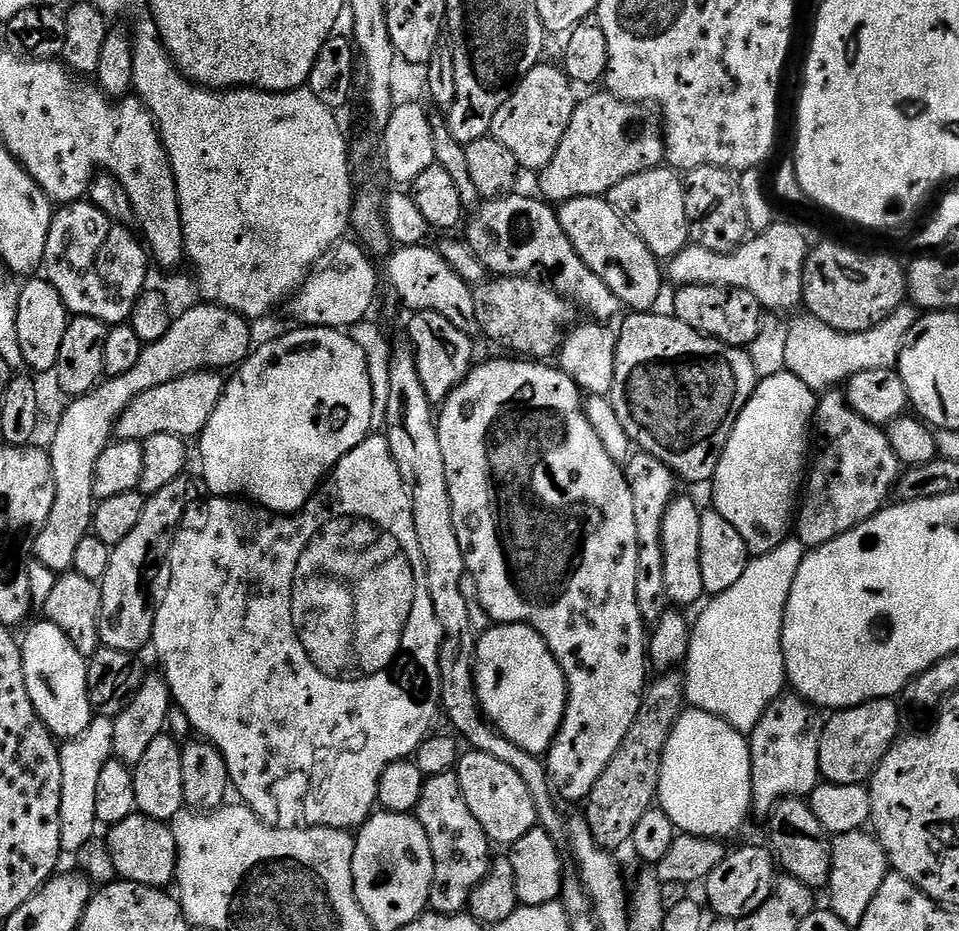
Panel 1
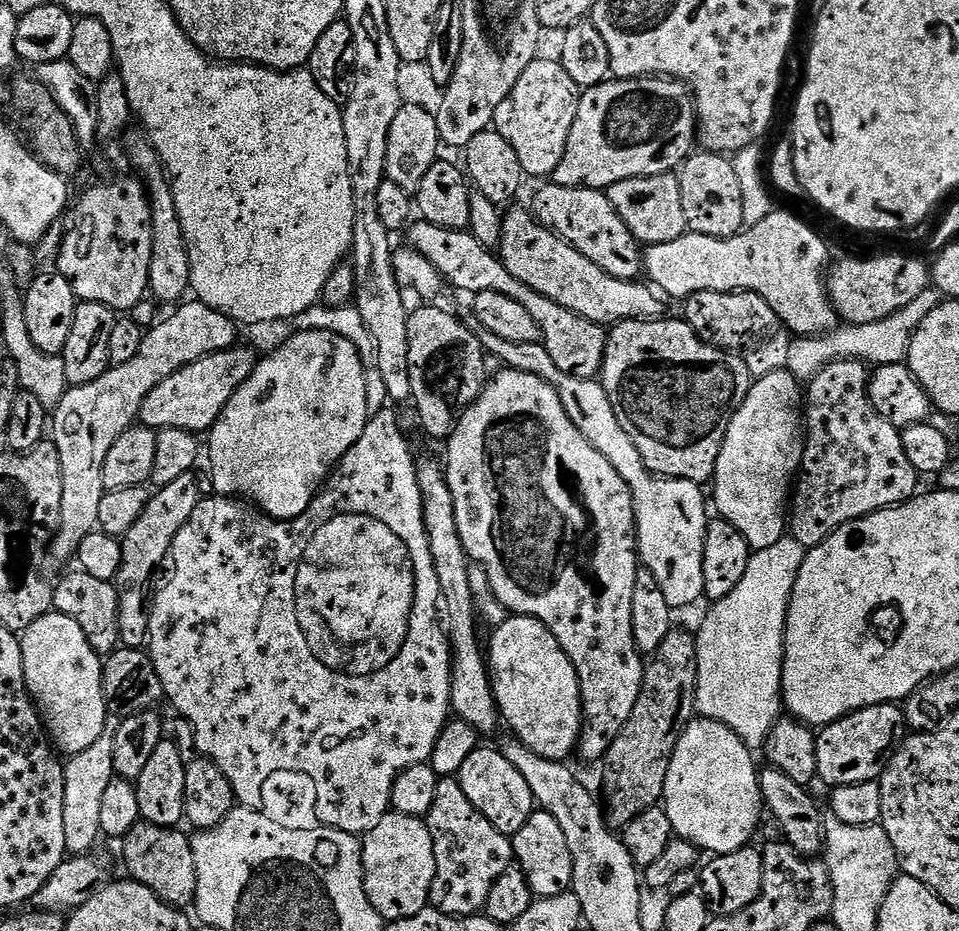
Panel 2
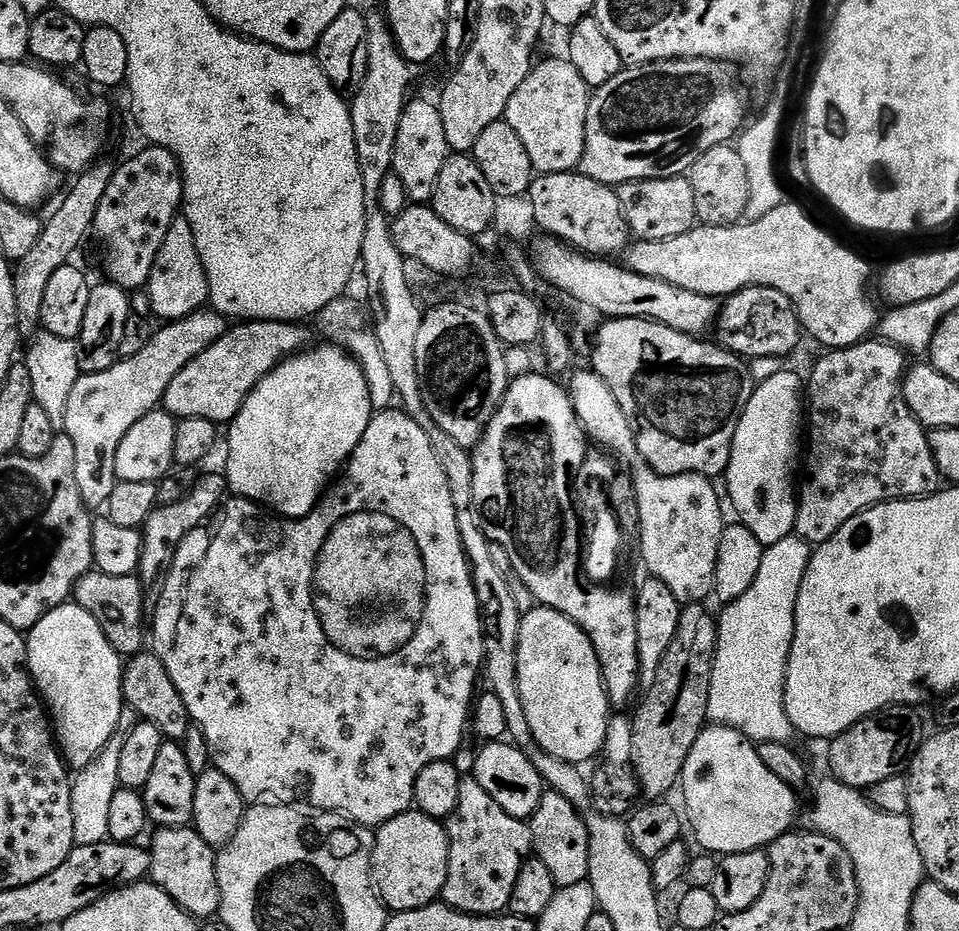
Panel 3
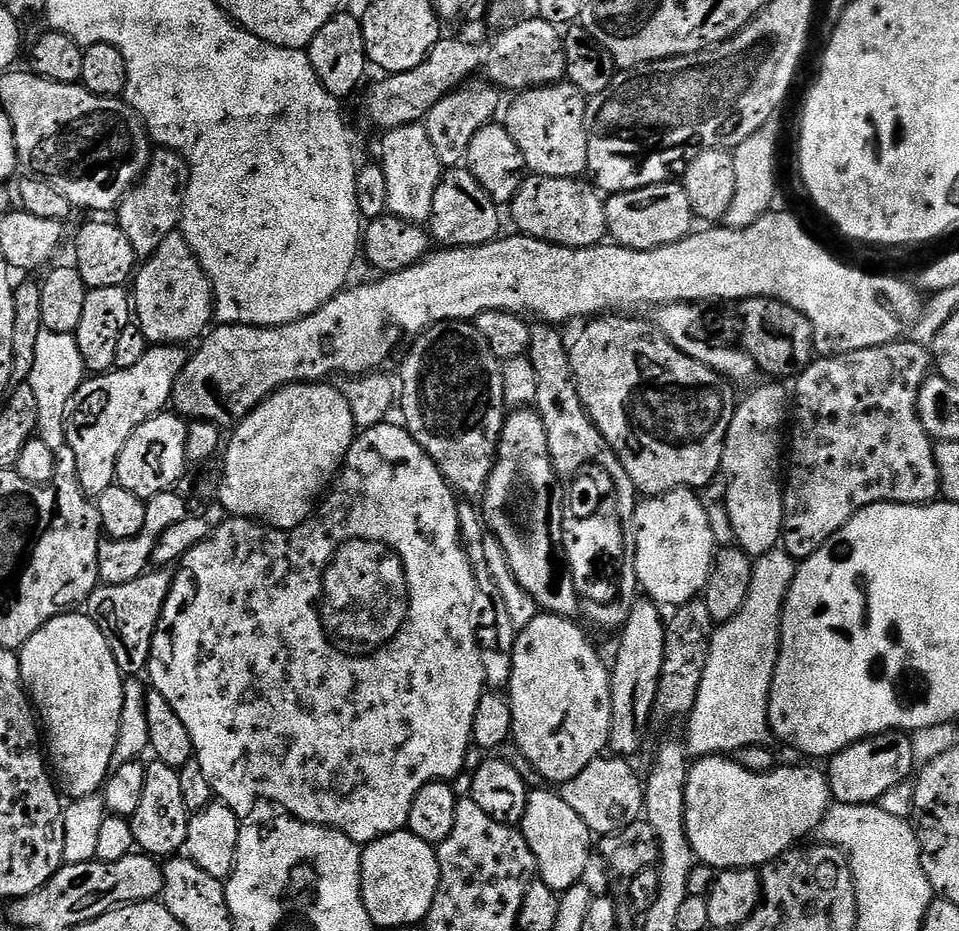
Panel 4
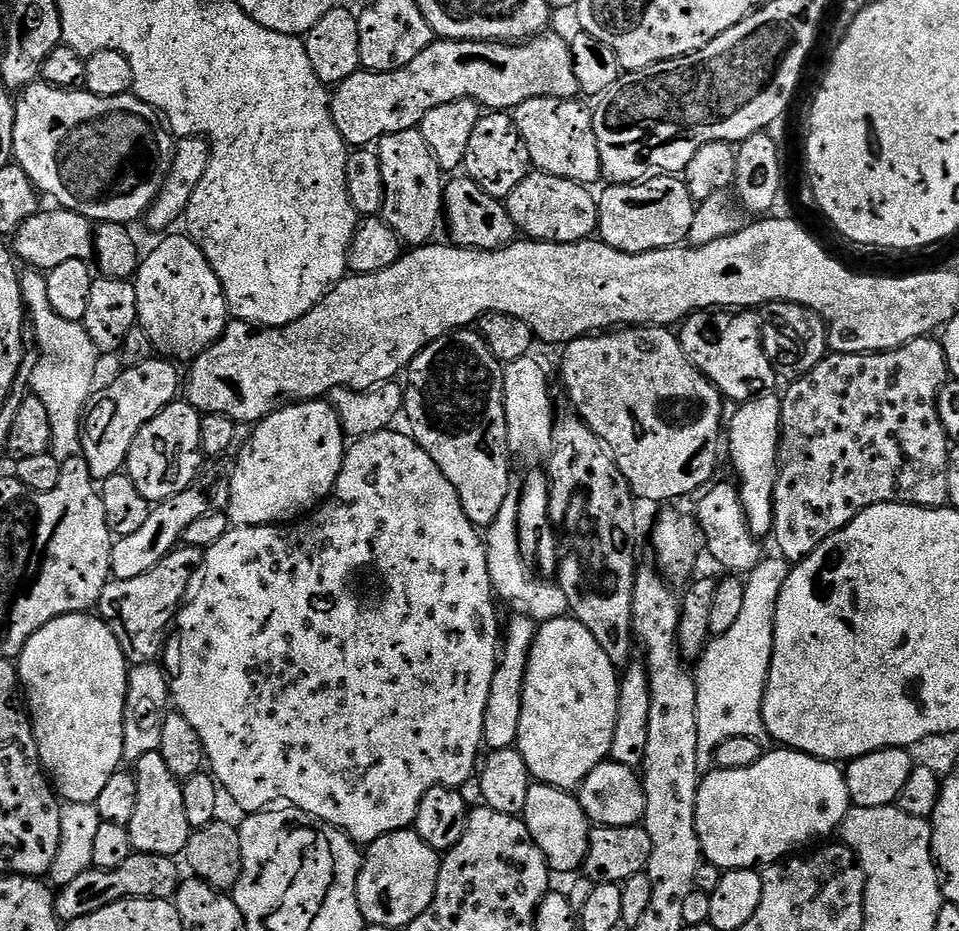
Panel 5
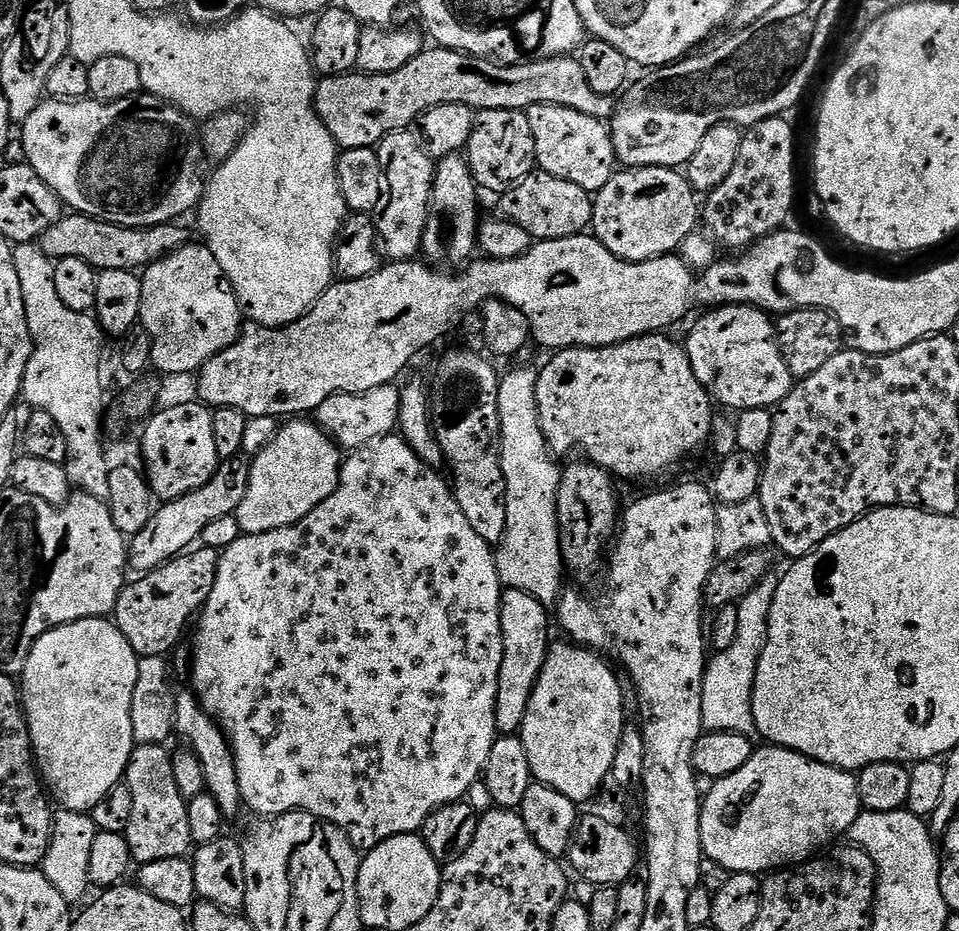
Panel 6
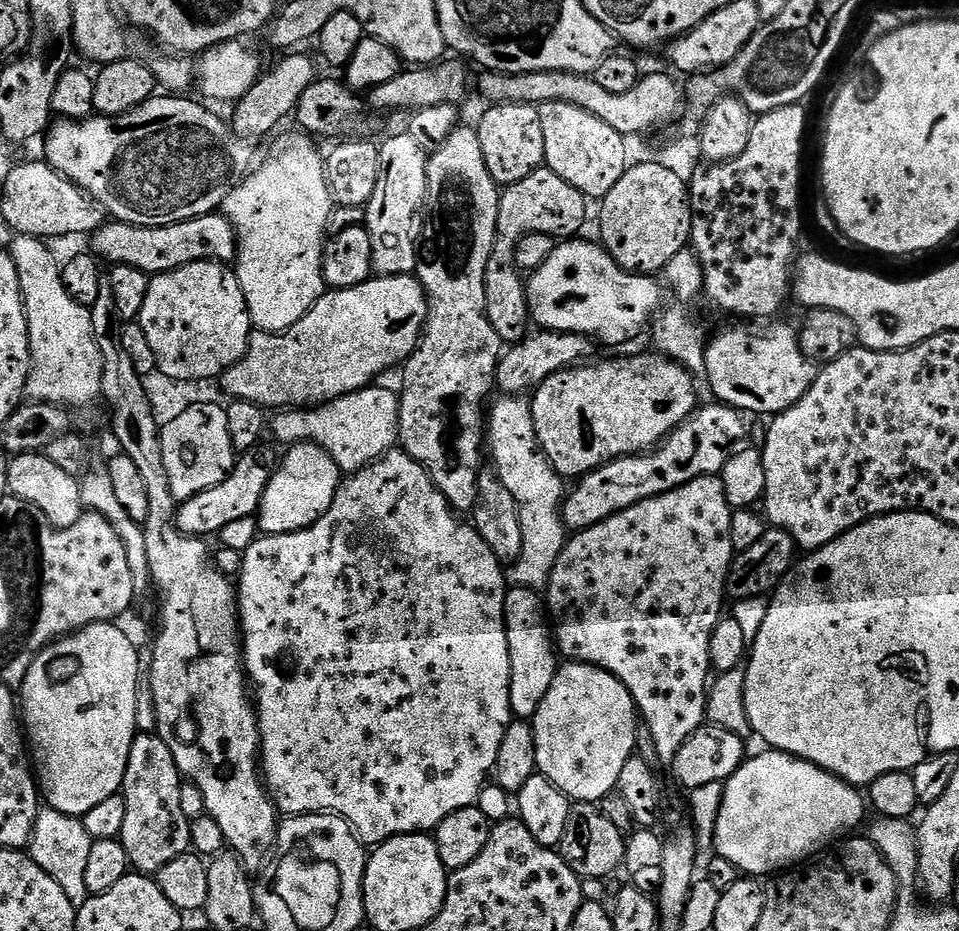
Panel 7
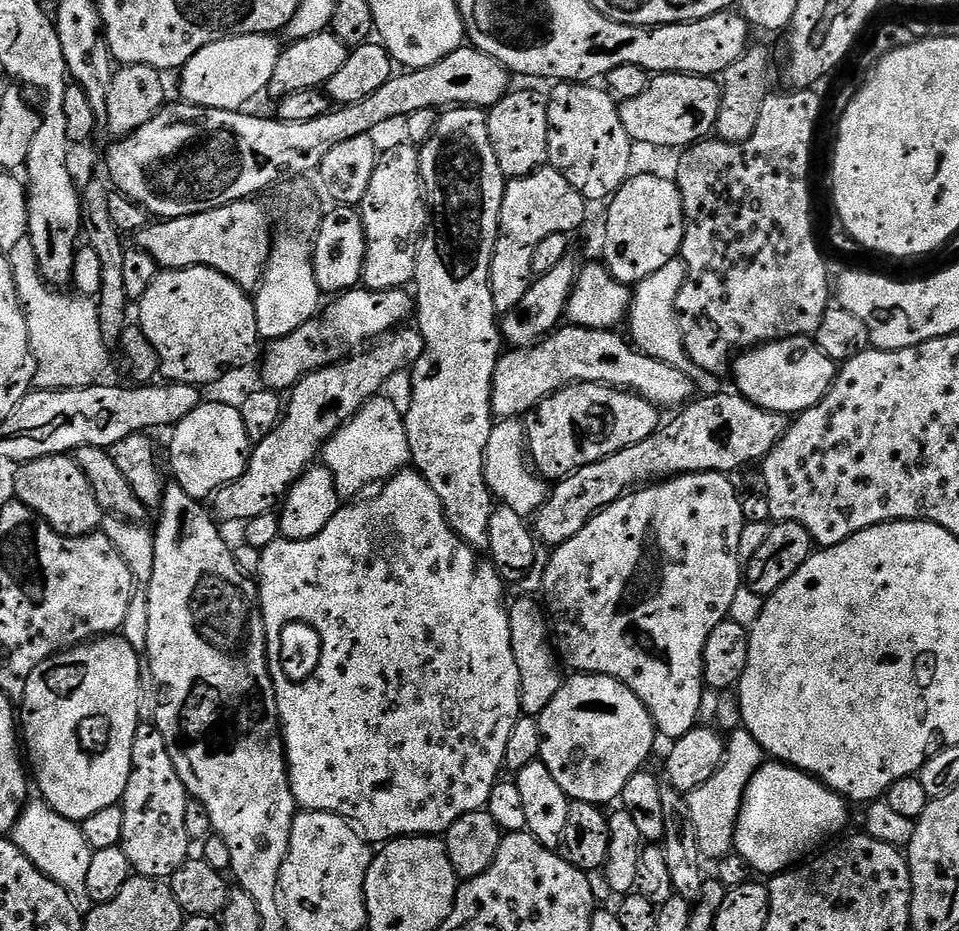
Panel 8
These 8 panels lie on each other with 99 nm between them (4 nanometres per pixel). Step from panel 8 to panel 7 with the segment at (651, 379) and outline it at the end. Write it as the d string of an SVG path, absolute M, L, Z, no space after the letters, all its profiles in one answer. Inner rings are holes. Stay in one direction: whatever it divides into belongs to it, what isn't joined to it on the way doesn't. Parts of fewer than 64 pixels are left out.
M548 329L529 333L522 341L509 347L502 355L496 368L497 387L506 394L522 394L539 387L541 382L564 368L573 367L589 359L595 343L589 336L576 332L552 332Z

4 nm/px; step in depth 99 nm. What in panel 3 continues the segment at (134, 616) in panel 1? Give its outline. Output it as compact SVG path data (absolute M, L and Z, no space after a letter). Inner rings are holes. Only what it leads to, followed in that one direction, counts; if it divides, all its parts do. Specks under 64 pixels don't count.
M204 480L193 490L193 492L186 493L181 500L174 501L169 508L163 508L163 506L157 507L152 515L148 517L148 520L145 522L142 529L142 539L140 542L140 567L138 569L139 579L143 581L145 585L154 583L156 575L158 575L158 580L161 573L169 567L173 552L176 551L176 547L182 542L182 538L186 538L186 534L196 531L197 528L204 527L204 525L216 515L222 504L222 501L220 501L220 488L222 492L221 481L219 484L216 480Z

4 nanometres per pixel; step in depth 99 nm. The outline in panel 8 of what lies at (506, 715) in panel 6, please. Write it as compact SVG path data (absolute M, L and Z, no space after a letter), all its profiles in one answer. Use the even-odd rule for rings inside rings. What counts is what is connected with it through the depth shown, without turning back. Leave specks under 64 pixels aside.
M532 600L511 601L508 620L512 631L514 656L520 671L520 706L523 715L539 717L550 706L554 694L558 694L562 683L560 676L561 661L550 643L550 628L546 623L546 612ZM545 624L545 625L544 625Z

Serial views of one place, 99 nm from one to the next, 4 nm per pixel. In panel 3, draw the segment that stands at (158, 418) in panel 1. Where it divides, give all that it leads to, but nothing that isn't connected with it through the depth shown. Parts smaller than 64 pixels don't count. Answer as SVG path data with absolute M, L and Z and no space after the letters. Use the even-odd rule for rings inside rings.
M254 320L240 322L233 330L225 331L219 340L215 340L210 347L198 358L190 361L186 367L177 374L174 382L166 390L162 401L163 411L177 421L202 419L209 420L217 426L227 425L239 412L246 402L246 398L279 364L285 360L305 351L308 336L303 332L301 325L296 322L283 322L276 320Z

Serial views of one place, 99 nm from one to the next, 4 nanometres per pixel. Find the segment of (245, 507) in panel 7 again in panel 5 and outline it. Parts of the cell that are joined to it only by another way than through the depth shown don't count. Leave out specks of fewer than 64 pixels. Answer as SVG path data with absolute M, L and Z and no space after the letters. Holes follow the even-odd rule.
M208 476L197 479L193 487L182 490L182 494L174 494L174 498L159 501L149 511L145 524L129 536L121 536L112 546L112 575L115 579L138 578L138 574L146 574L146 570L154 570L162 558L166 558L172 549L183 541L186 530L211 512L225 511L232 497L232 477Z

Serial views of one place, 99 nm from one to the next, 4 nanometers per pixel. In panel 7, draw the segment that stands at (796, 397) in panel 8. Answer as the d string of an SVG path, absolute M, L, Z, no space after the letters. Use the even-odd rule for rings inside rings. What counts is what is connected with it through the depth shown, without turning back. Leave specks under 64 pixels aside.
M736 322L733 328L718 333L716 337L713 335L707 341L705 350L706 380L712 383L712 388L716 391L715 399L719 403L726 404L745 414L751 414L751 412L775 414L794 406L794 402L798 402L802 398L802 394L806 394L810 390L818 373L817 361L804 353L795 327L792 329L788 324L772 324L776 323Z

